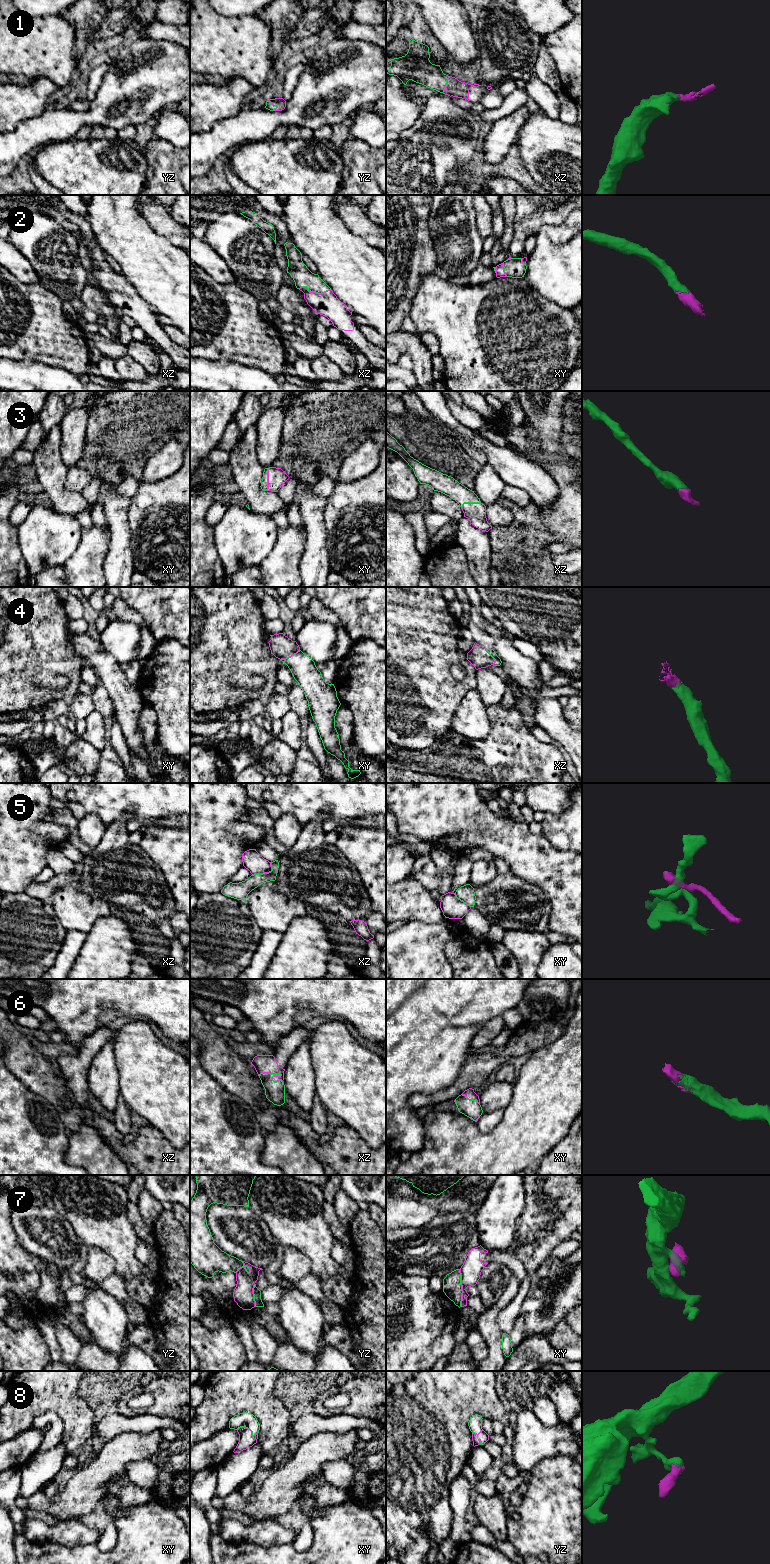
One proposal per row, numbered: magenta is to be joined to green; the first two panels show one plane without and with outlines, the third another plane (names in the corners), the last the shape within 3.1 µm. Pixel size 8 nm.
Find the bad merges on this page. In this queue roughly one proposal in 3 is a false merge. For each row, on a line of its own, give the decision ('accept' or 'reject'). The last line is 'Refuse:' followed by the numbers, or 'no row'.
1: accept
2: accept
3: accept
4: accept
5: reject
6: accept
7: reject
8: accept
Refuse: 5, 7

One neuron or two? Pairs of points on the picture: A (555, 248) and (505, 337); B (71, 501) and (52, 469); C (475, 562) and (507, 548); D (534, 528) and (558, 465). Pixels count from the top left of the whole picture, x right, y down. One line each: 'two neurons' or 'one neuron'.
A: two neurons
B: one neuron
C: two neurons
D: two neurons

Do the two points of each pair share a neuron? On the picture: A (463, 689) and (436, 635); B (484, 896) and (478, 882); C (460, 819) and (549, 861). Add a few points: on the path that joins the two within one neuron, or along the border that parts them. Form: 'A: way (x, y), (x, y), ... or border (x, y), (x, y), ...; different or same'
A: way (448, 680), (436, 668), (436, 650); same
B: border (497, 874), (488, 883), (474, 889); different
C: way (482, 826), (509, 839), (527, 854); same

